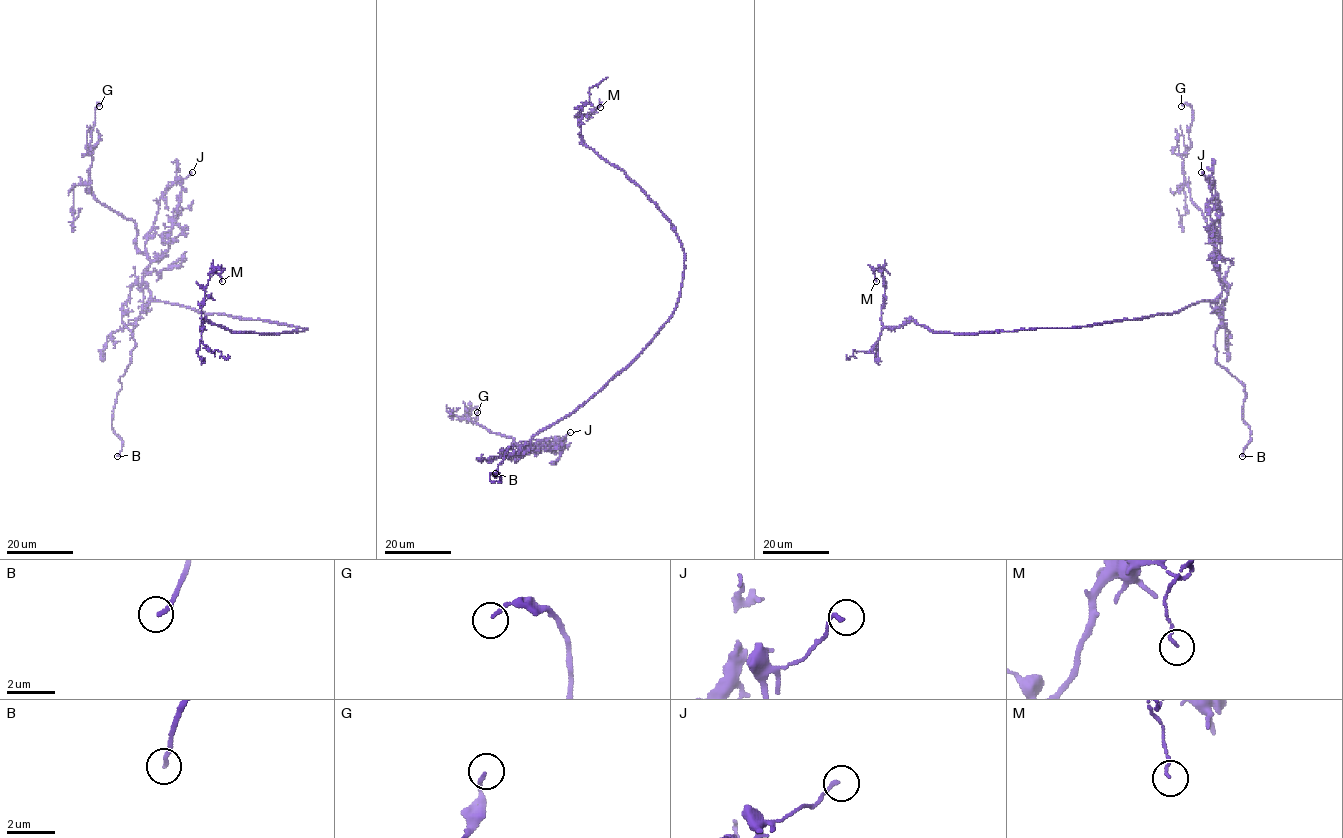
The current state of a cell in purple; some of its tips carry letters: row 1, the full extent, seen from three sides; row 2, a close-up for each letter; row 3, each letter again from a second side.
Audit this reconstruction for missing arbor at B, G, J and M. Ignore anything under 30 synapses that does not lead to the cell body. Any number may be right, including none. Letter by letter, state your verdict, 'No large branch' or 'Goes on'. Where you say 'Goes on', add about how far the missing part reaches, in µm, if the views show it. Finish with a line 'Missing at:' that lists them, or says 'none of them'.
B: Goes on. Missing length about 25 µm
G: No large branch
J: No large branch
M: No large branch
Missing at: B

